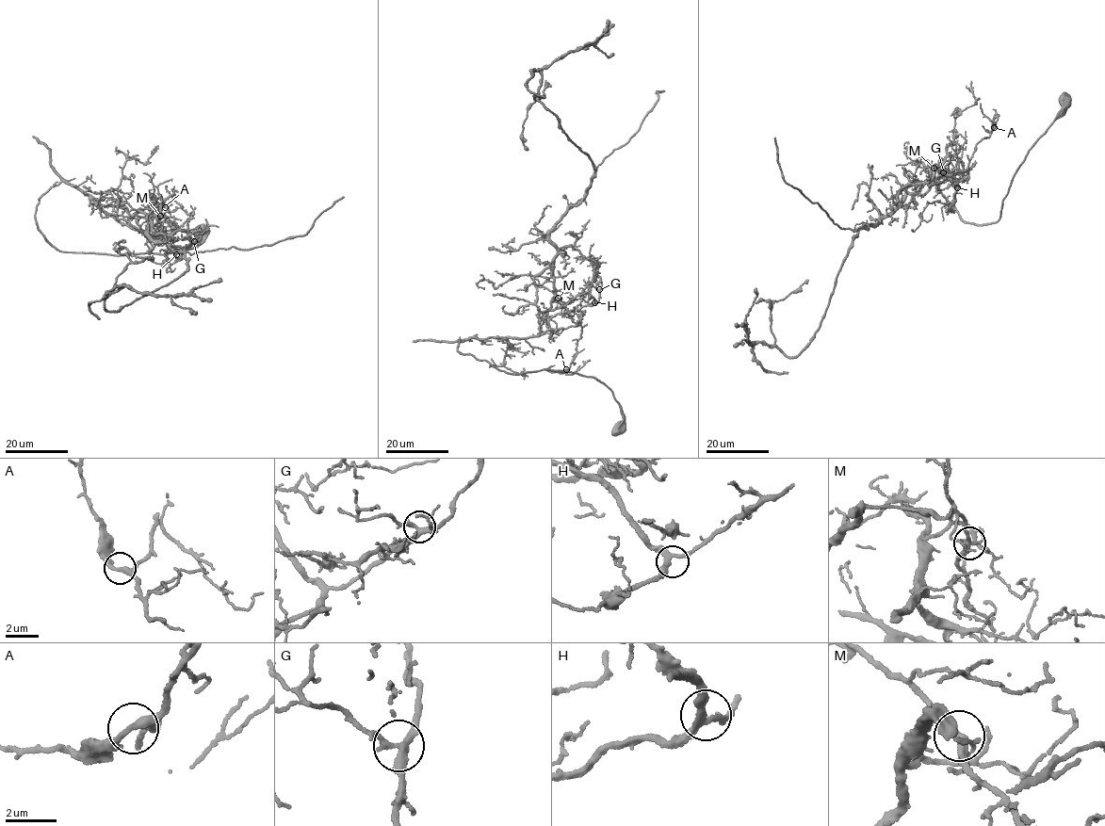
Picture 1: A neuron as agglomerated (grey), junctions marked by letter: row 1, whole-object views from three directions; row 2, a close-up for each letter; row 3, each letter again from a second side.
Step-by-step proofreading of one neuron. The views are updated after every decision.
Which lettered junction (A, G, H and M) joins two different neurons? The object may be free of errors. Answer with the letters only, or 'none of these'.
M

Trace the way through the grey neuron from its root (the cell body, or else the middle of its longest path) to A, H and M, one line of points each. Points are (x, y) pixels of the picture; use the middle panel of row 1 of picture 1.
A: (619, 426), (618, 403), (596, 379), (545, 369), (511, 374), (457, 347), (579, 324), (566, 369)
H: (619, 426), (618, 403), (596, 379), (511, 374), (457, 349), (464, 339), (539, 336), (558, 314), (594, 302)
M: (619, 426), (618, 403), (596, 379), (545, 369), (511, 374), (457, 349), (464, 339), (536, 336), (558, 298)

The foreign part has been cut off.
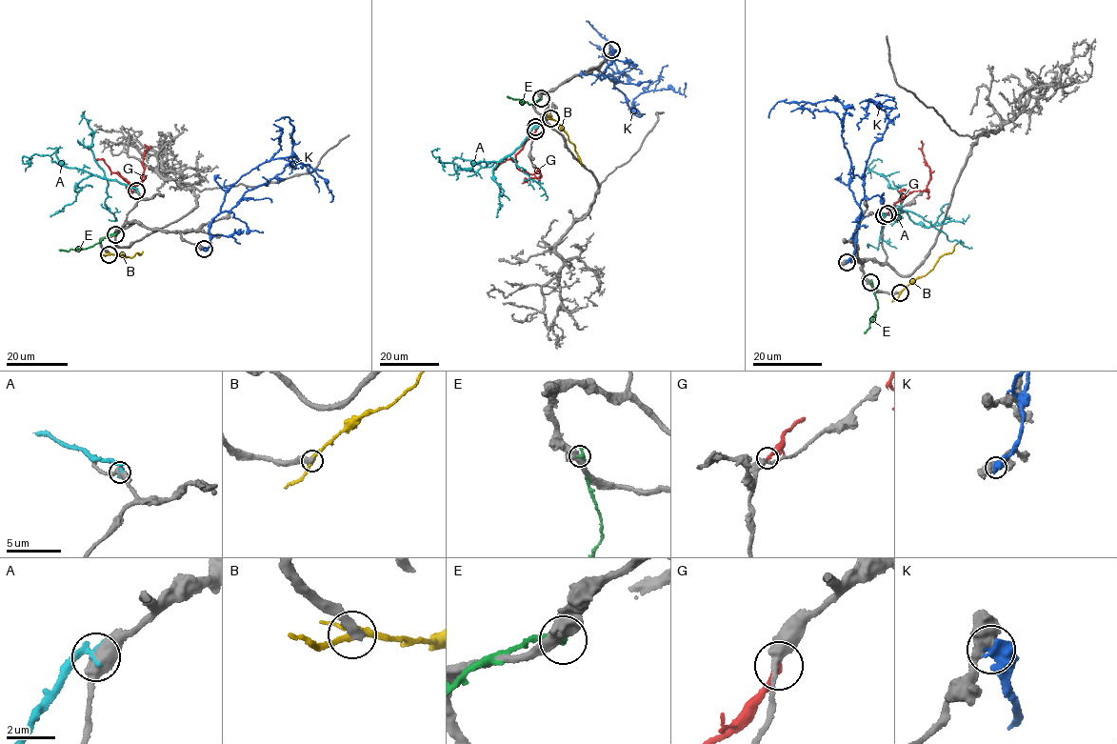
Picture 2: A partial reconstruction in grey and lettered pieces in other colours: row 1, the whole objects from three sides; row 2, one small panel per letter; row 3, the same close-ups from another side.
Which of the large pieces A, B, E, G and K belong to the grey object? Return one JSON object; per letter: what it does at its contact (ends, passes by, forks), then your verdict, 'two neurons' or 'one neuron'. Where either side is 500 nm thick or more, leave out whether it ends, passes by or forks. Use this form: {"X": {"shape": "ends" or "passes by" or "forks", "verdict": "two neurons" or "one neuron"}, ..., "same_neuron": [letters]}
{"A": {"verdict": "two neurons"}, "B": {"shape": "forks", "verdict": "two neurons"}, "E": {"shape": "ends", "verdict": "two neurons"}, "G": {"shape": "ends", "verdict": "two neurons"}, "K": {"verdict": "two neurons"}, "same_neuron": []}

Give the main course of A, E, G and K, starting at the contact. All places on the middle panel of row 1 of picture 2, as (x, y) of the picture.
A: (536, 127), (511, 152), (497, 161), (479, 161), (469, 169), (440, 162), (432, 151), (439, 149)
E: (541, 98), (528, 104), (507, 96)
G: (535, 130), (515, 160), (520, 170), (530, 173), (538, 170), (540, 176), (521, 183)
K: (611, 50), (614, 58), (604, 77), (597, 76), (600, 80), (609, 73), (626, 75), (608, 42), (586, 21)

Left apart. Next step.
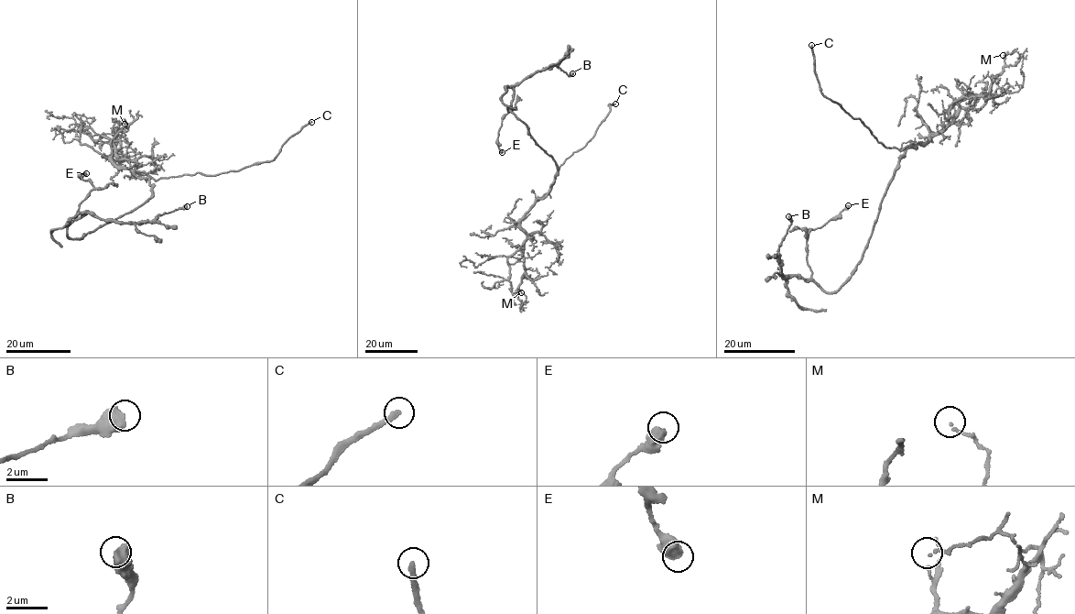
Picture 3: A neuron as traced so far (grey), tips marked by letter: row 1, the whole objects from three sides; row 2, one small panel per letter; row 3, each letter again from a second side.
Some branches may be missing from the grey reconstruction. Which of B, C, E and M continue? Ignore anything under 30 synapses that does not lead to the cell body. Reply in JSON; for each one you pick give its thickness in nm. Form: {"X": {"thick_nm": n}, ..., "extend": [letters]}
{"C": {"thick_nm": 260}, "extend": ["C"]}

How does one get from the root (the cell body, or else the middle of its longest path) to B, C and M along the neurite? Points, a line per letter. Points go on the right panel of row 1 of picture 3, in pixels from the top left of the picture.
B: (884, 196), (854, 271), (834, 291), (797, 276), (784, 279), (778, 252), (791, 224), (788, 216)
C: (884, 196), (907, 147), (900, 150), (884, 147), (860, 119), (824, 97), (814, 69), (811, 45)
M: (884, 196), (904, 151), (940, 131), (960, 108), (981, 107), (996, 75), (1020, 57), (1017, 51), (1003, 55)

